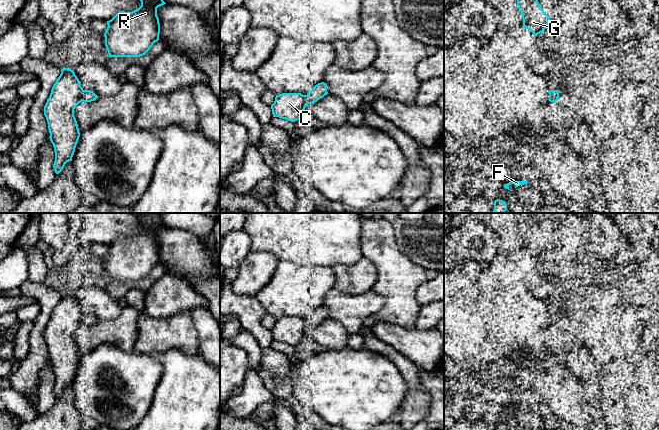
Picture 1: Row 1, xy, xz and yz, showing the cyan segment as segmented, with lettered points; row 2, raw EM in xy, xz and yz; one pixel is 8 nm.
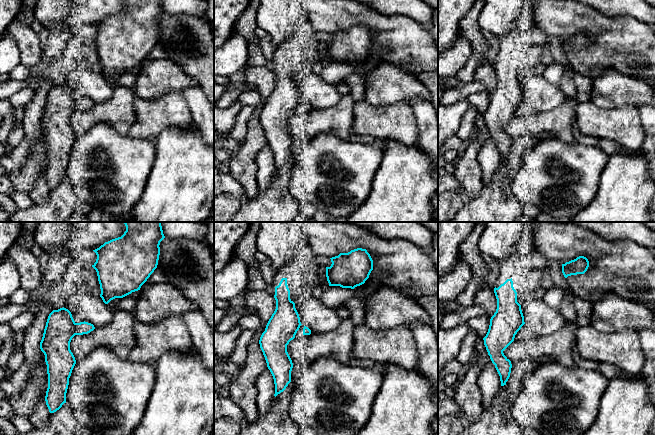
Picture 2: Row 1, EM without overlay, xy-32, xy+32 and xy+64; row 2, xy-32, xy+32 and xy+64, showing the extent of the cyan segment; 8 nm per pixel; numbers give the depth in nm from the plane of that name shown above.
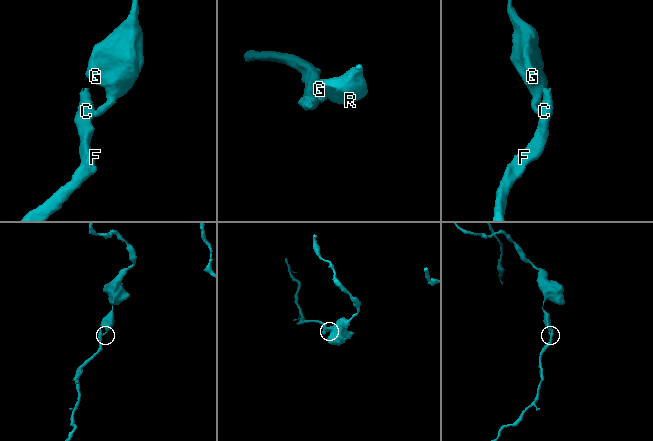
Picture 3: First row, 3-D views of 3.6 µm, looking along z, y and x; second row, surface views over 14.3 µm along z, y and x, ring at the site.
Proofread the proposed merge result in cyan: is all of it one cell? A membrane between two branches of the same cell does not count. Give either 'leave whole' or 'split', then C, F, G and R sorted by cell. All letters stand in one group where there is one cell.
split; C F / G R

